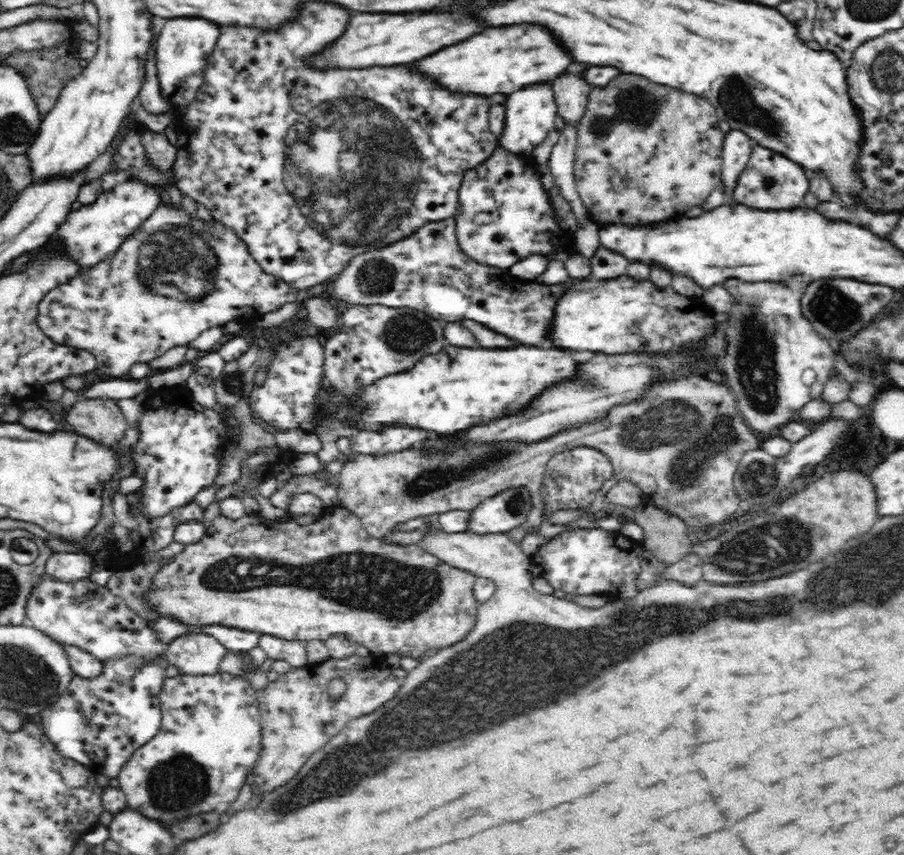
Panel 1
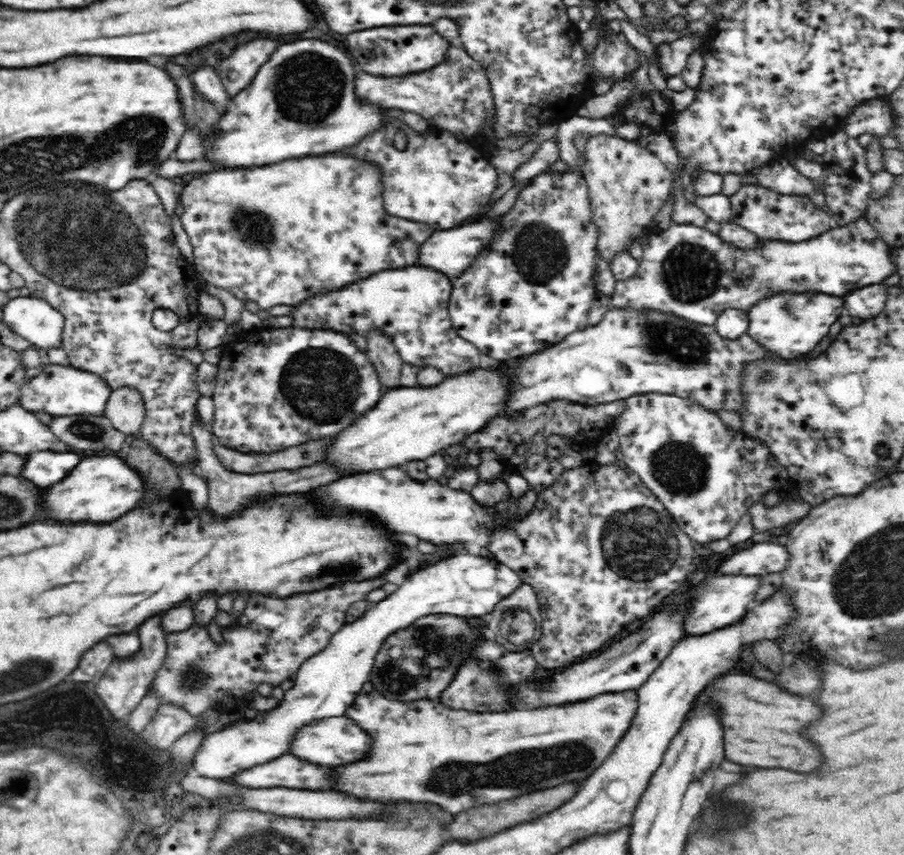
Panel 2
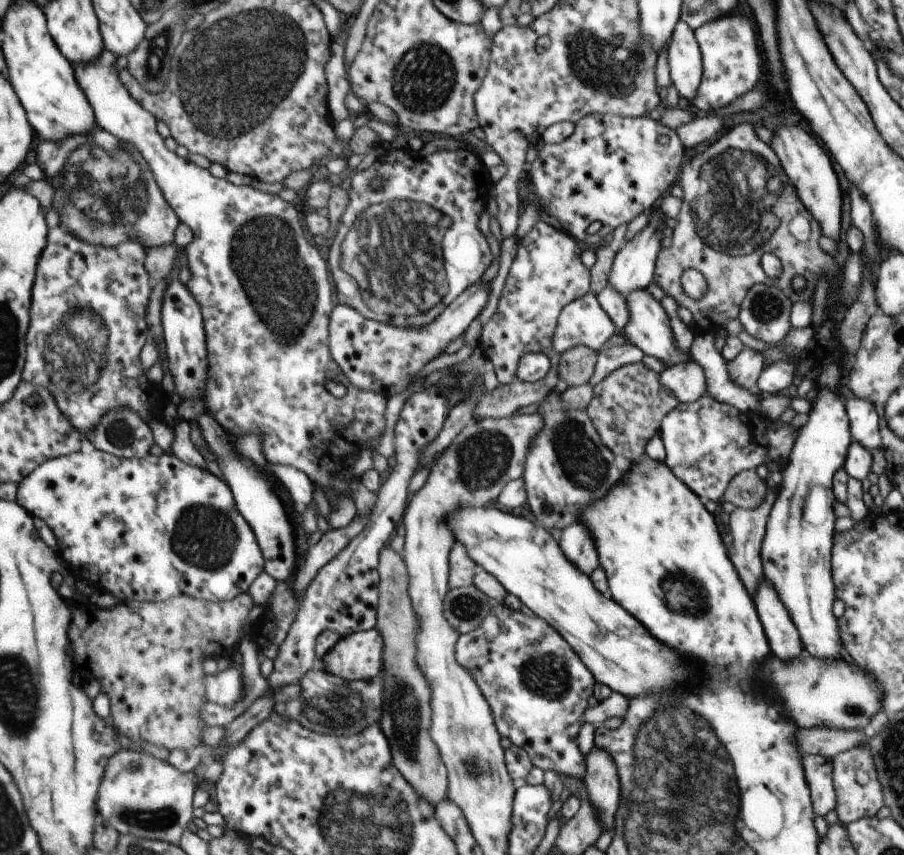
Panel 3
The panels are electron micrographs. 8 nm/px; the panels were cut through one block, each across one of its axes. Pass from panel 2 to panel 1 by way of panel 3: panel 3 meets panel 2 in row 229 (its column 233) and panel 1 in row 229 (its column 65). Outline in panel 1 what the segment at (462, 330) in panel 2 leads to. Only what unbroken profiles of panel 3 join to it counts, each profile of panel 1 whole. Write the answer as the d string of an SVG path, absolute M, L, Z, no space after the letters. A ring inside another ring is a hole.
M500 146L494 150L490 160L484 160L478 168L466 172L454 220L462 250L474 260L502 270L510 270L516 262L534 254L548 260L550 254L566 256L568 250L574 250L572 246L560 250L556 238L568 236L572 240L572 232L558 226L552 202L542 190L540 174L516 154L504 152Z

